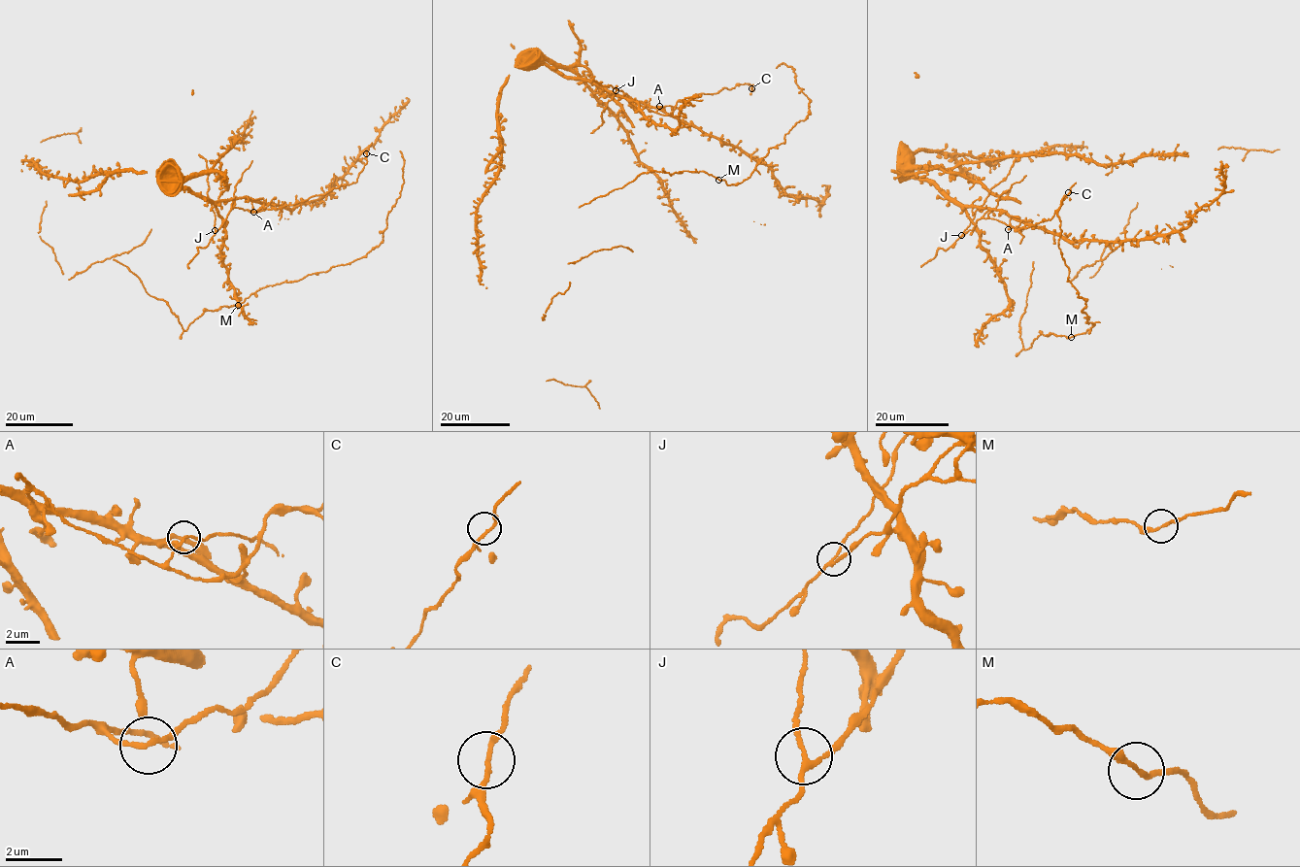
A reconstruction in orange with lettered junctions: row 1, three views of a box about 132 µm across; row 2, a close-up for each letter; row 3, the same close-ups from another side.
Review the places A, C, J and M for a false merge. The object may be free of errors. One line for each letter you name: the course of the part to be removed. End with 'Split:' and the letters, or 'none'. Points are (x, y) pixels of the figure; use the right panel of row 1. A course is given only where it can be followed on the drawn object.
Split: none

